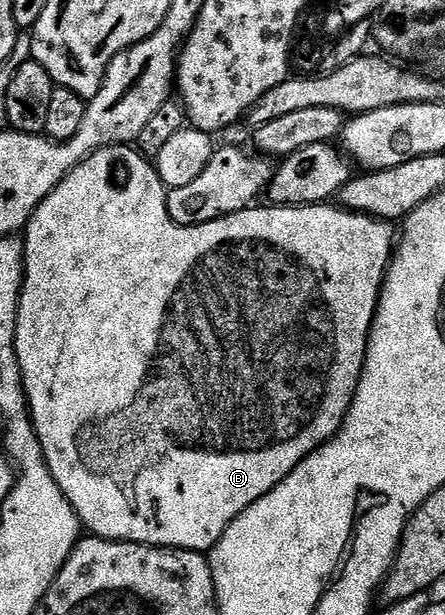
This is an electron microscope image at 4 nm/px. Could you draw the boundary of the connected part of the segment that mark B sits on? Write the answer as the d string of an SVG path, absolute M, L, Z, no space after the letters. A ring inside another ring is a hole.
M113 144L111 148L96 150L84 162L77 164L58 183L56 190L52 190L52 194L48 194L48 198L40 202L40 206L34 211L24 229L26 273L22 283L22 297L16 322L16 358L20 358L20 370L24 374L26 402L30 406L30 419L34 421L34 432L38 435L38 447L44 450L48 470L56 486L60 486L64 498L68 498L68 502L73 506L81 527L89 535L99 536L102 540L122 540L125 544L153 544L156 548L186 548L190 552L206 554L241 512L248 510L252 502L264 498L264 494L280 486L280 482L284 482L284 478L288 478L288 474L292 474L292 470L296 470L296 466L300 466L300 462L304 462L308 454L324 446L340 430L352 406L352 398L356 394L364 370L366 347L370 341L370 328L374 324L378 300L382 296L382 283L386 281L386 272L390 268L390 257L394 255L396 247L396 228L393 223L376 220L372 216L362 216L358 212L347 212L345 208L331 206L329 203L312 204L305 208L251 206L243 212L233 212L230 216L221 216L219 220L212 222L204 222L196 226L180 226L172 222L168 214L167 191L166 185L158 177L157 167L143 156L137 147Z

